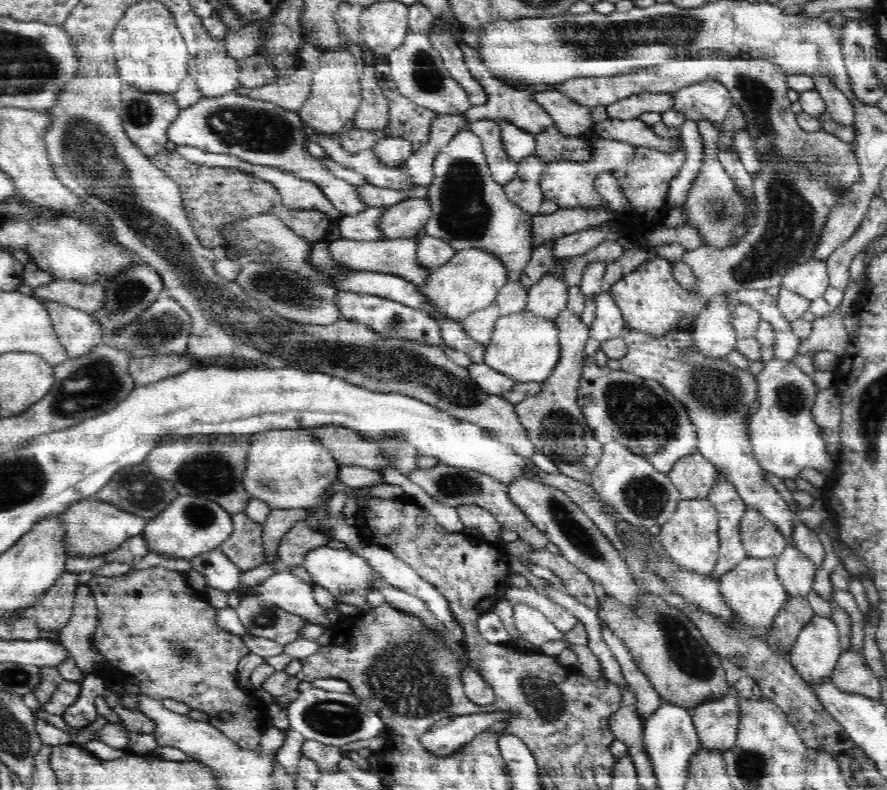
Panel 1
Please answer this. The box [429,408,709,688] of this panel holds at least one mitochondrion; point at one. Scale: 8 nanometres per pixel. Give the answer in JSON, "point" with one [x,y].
{"point":[577,534]}

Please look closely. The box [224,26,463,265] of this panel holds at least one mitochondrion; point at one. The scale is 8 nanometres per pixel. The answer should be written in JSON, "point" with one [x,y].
{"point":[426,76]}

